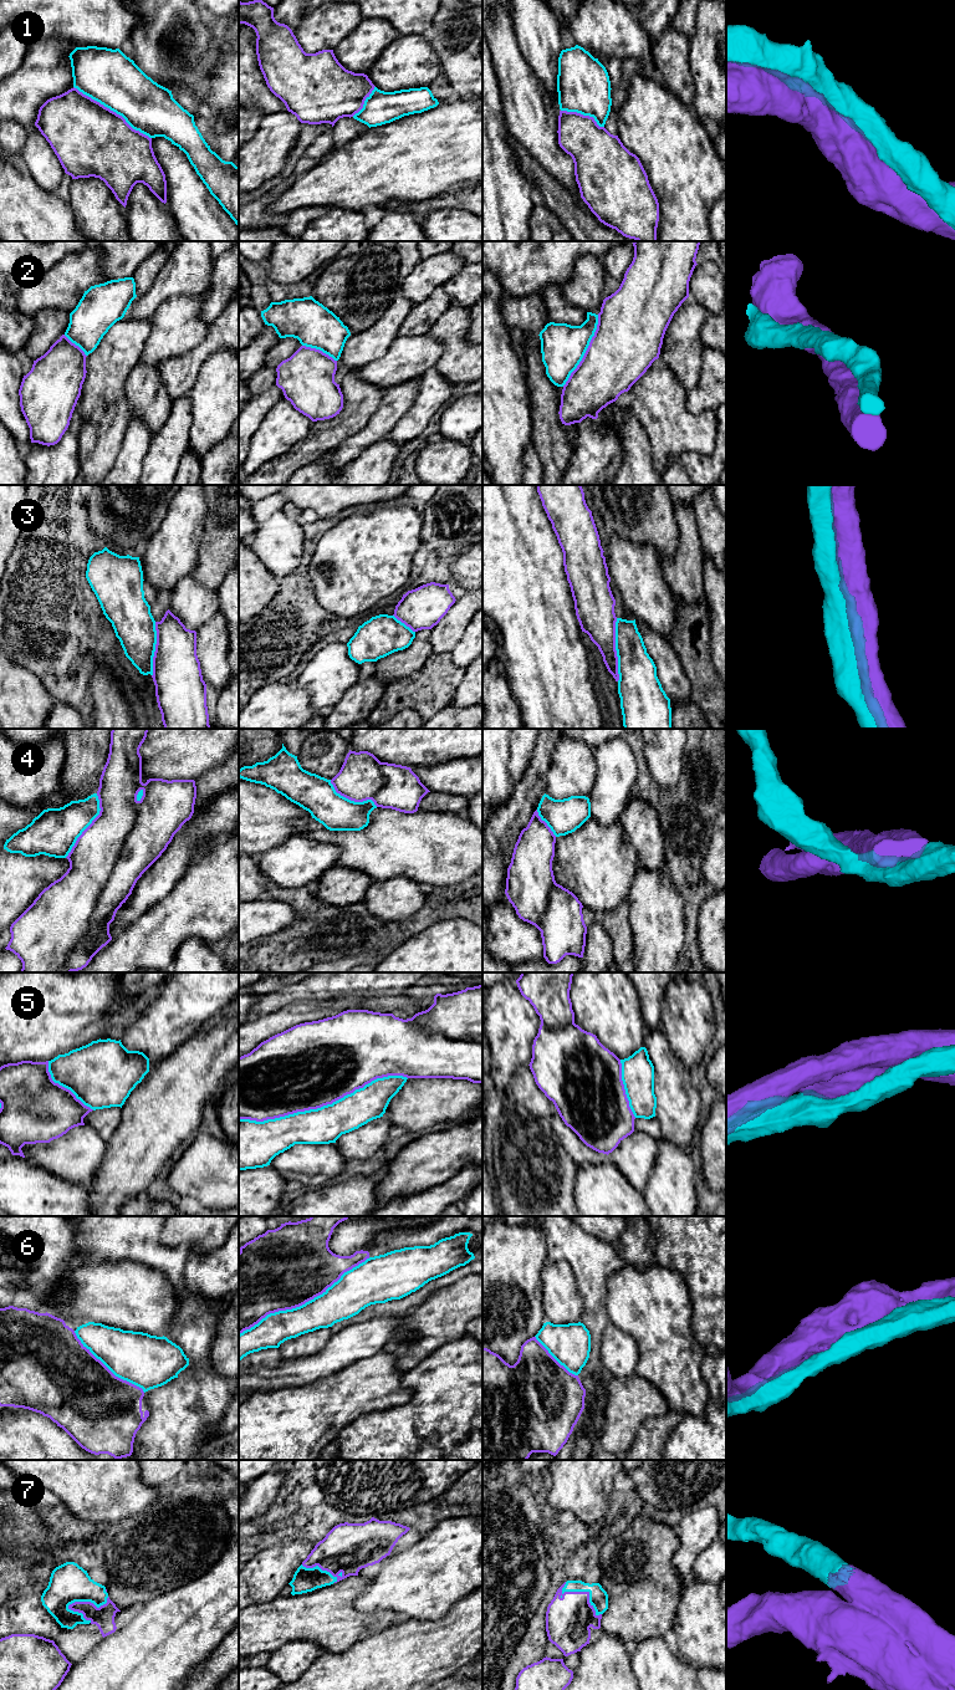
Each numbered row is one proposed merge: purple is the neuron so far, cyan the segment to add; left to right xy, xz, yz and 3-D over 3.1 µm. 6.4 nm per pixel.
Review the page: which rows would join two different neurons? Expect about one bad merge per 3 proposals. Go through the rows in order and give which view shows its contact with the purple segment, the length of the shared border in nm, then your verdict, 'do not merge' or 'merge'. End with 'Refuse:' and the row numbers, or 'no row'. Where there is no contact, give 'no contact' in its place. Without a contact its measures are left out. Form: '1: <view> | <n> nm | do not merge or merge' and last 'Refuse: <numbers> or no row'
1: xy | 600 nm | merge
2: yz | 500 nm | merge
3: yz | 400 nm | merge
4: xy | 460 nm | do not merge
5: xz | 1100 nm | do not merge
6: xz | 1000 nm | do not merge
7: yz | 320 nm | merge
Refuse: 4, 5, 6

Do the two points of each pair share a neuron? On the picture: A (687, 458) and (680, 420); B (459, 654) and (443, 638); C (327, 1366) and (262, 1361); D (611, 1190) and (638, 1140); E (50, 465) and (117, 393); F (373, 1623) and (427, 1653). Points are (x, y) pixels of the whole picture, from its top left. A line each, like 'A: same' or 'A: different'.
A: different
B: same
C: different
D: same
E: different
F: different

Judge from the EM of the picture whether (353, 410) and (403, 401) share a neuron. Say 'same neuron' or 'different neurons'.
same neuron

